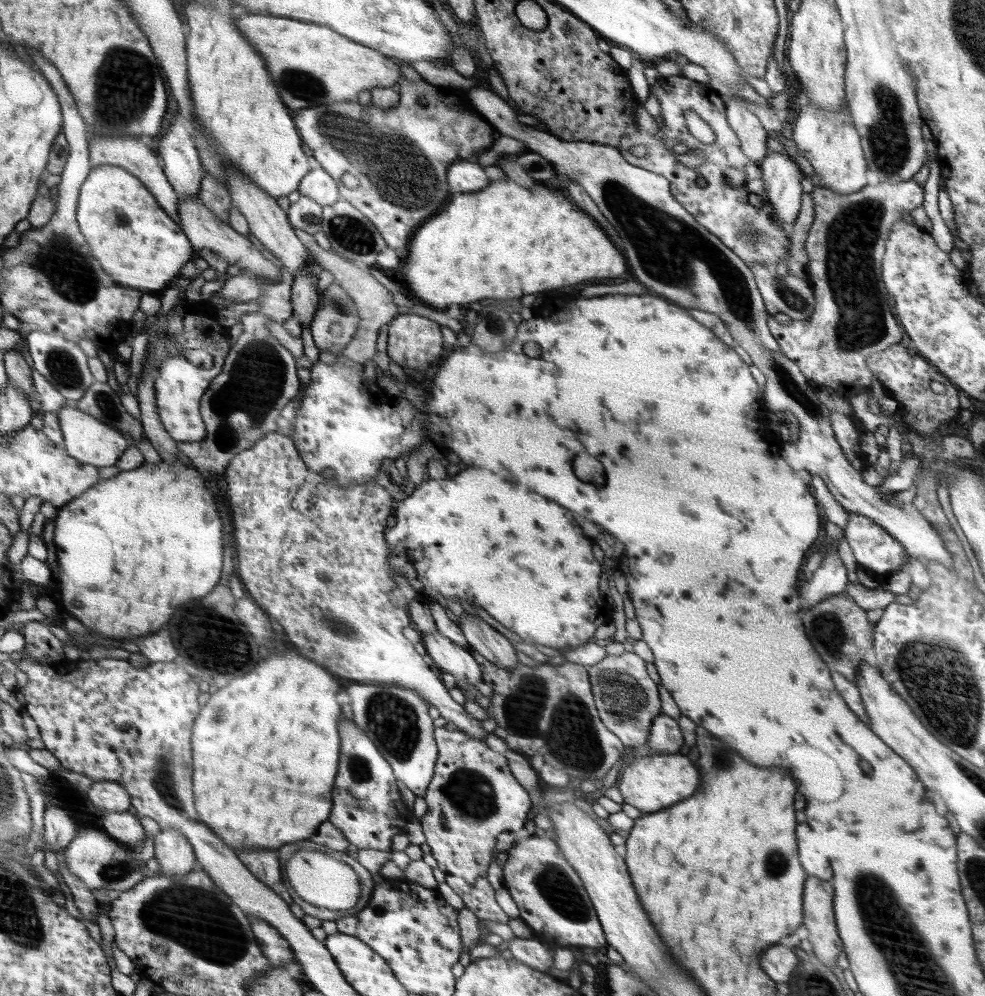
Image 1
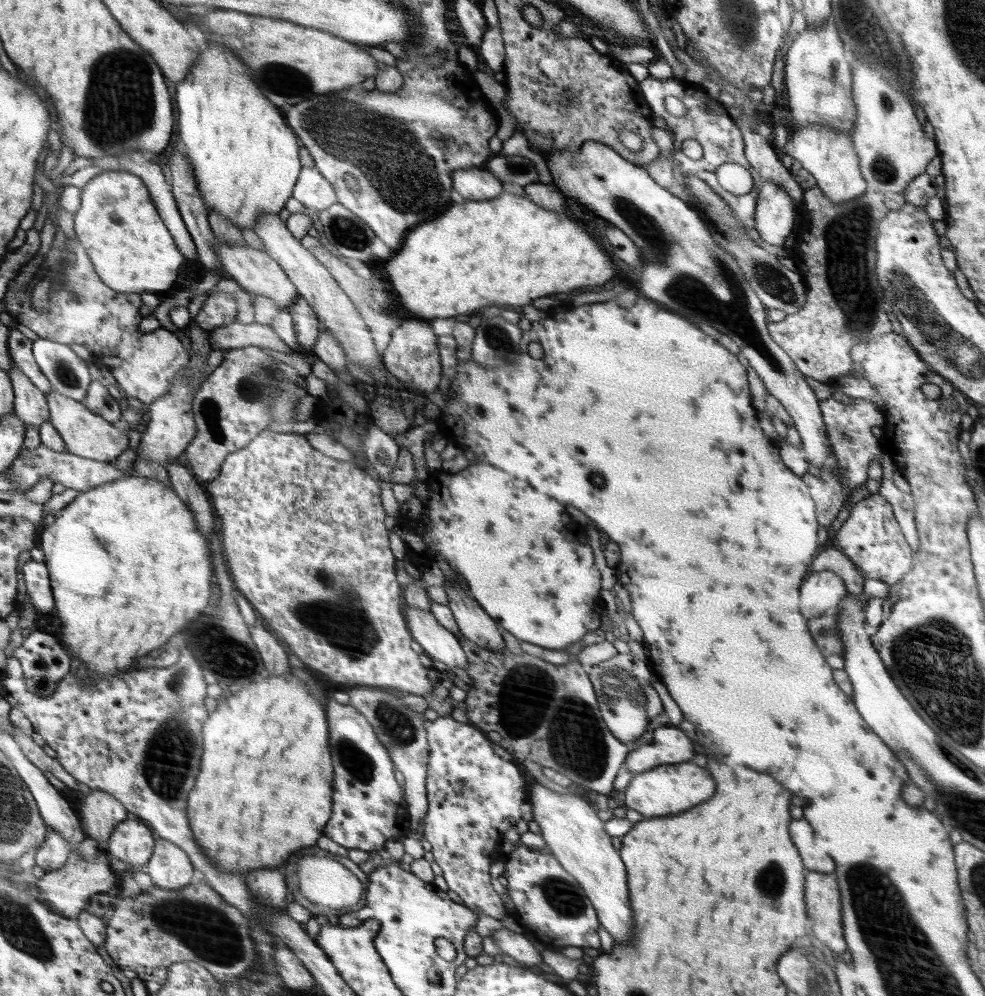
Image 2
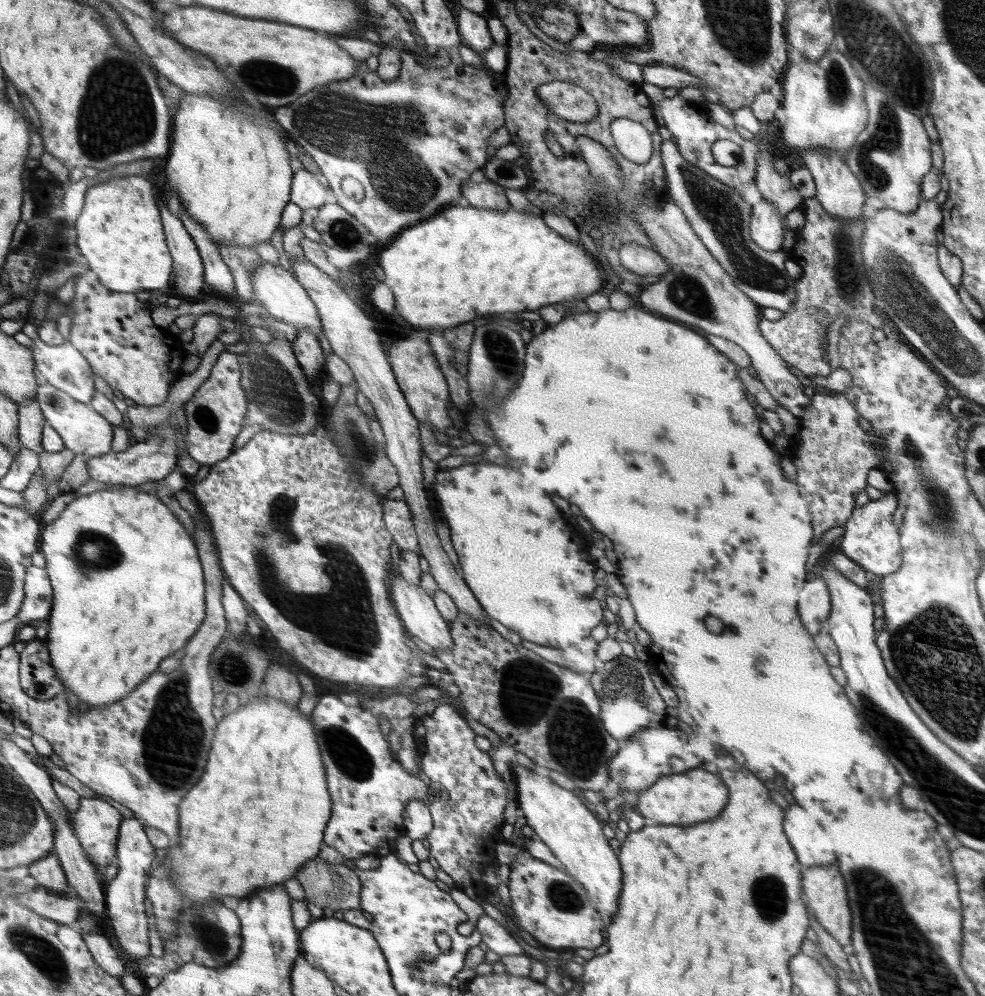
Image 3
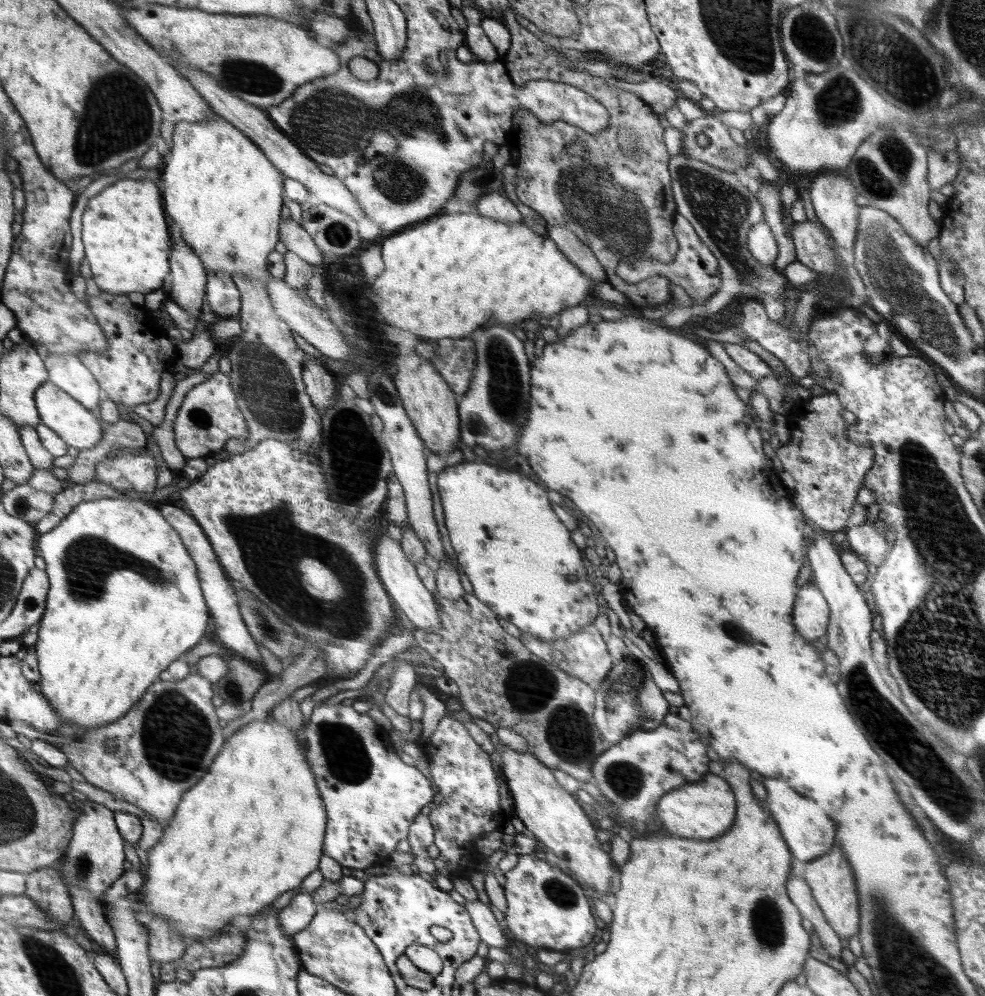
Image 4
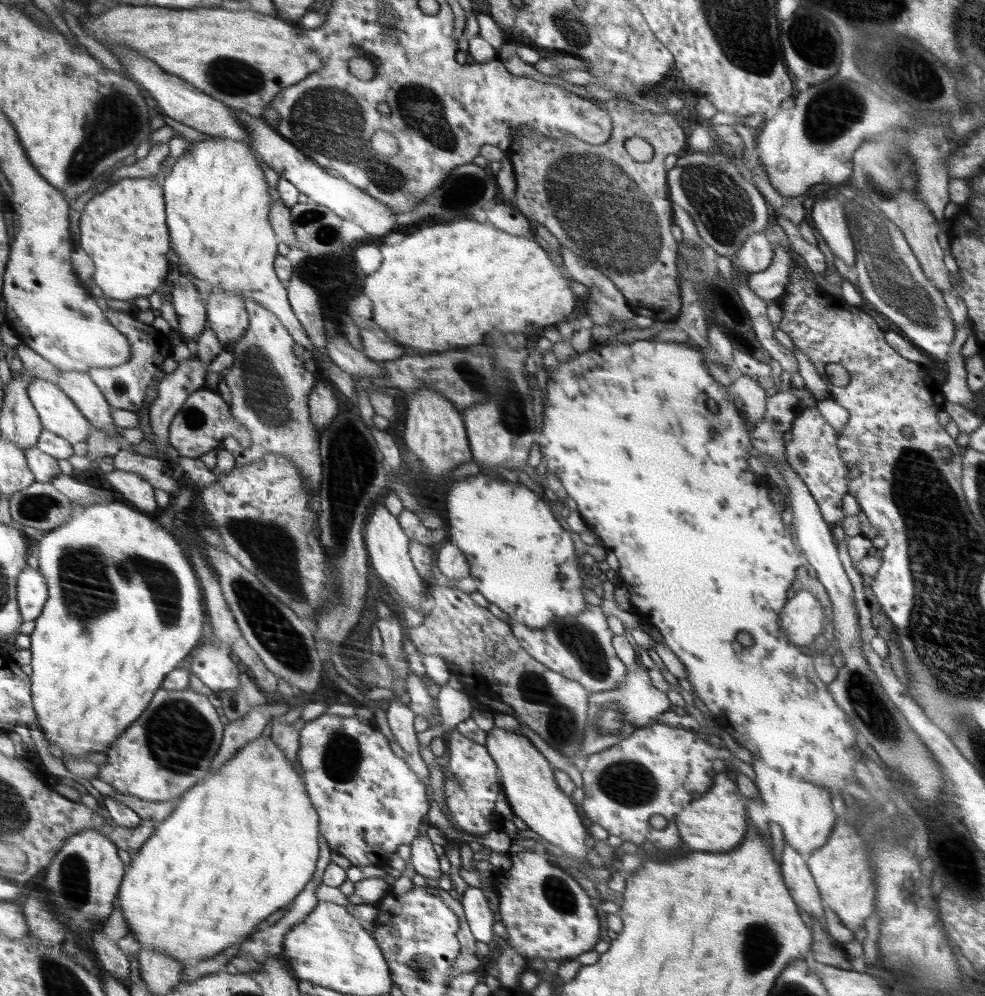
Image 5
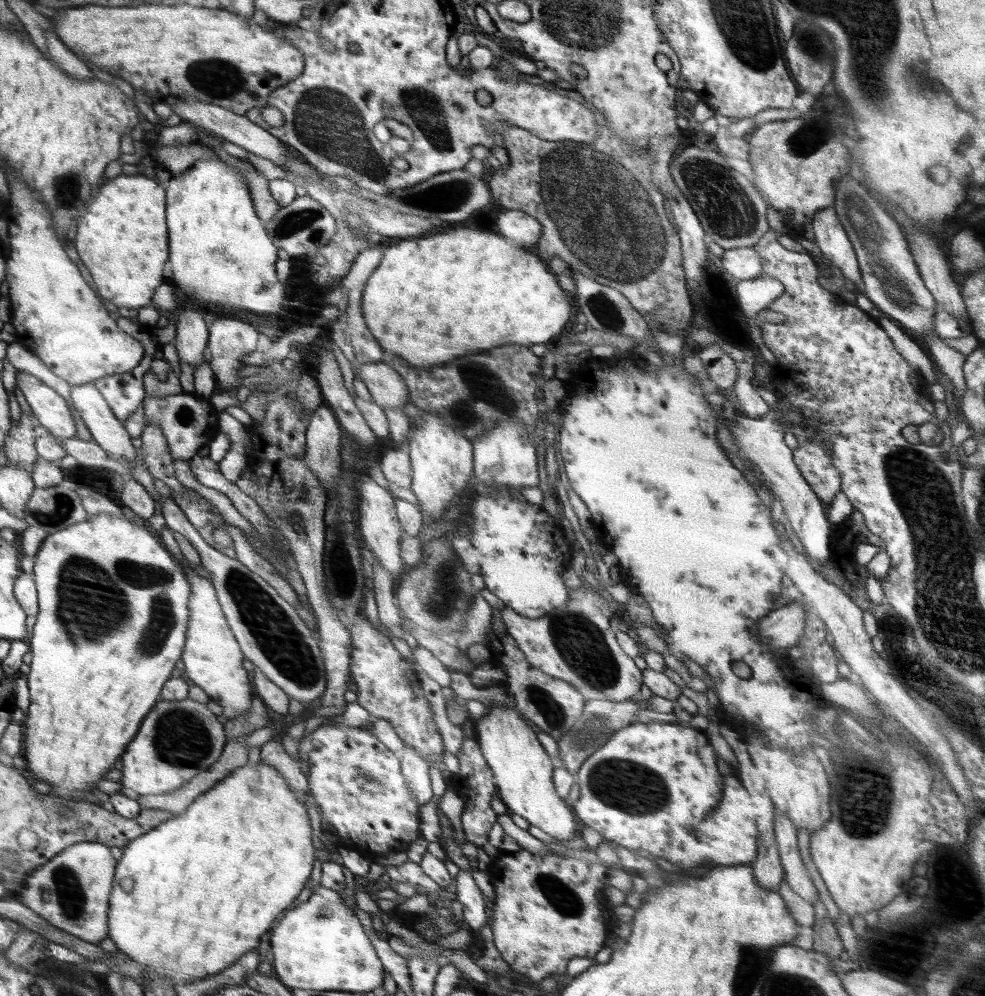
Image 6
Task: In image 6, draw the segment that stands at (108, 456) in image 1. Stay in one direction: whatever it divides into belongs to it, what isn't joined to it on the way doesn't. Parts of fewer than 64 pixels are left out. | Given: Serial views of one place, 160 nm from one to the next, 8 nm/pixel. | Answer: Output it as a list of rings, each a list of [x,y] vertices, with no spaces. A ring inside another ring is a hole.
[[[23,371],[17,372],[16,385],[24,394],[38,424],[45,426],[56,438],[75,436],[77,430],[73,414],[64,398],[53,388]]]

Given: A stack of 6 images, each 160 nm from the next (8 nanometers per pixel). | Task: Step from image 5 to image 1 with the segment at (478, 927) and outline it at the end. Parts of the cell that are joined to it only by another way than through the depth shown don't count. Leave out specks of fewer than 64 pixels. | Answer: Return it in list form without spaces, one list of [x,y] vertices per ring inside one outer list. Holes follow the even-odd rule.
[[[515,936],[508,943],[508,952],[514,959],[523,961],[532,968],[540,968],[540,970],[553,966],[553,957],[550,955],[549,949],[548,944],[536,936],[530,939]]]

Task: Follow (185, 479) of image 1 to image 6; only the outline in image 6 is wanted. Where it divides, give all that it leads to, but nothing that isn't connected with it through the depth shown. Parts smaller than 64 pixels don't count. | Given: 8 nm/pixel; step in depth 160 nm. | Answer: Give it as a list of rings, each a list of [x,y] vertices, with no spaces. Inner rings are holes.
[[[107,513],[87,517],[78,524],[47,535],[36,553],[32,575],[37,588],[39,611],[28,640],[32,661],[25,668],[25,673],[30,692],[30,712],[23,727],[26,735],[24,738],[26,752],[23,757],[34,778],[47,783],[52,788],[52,795],[79,800],[84,792],[94,790],[96,782],[103,780],[104,774],[112,770],[116,758],[124,754],[128,740],[134,739],[138,733],[144,716],[150,713],[150,709],[162,697],[164,683],[172,676],[172,670],[176,668],[176,662],[180,660],[180,654],[184,650],[187,622],[190,616],[188,610],[190,585],[184,578],[182,565],[170,556],[165,546],[160,546],[160,542],[156,542],[144,528],[134,526],[125,517],[116,517]]]

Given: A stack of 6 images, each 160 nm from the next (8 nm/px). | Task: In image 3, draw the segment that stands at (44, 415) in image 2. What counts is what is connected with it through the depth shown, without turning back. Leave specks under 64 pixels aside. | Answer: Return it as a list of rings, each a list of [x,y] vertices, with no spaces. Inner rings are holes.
[[[35,397],[23,400],[19,407],[18,438],[21,446],[40,454],[43,451],[41,434],[45,425],[39,402]]]

